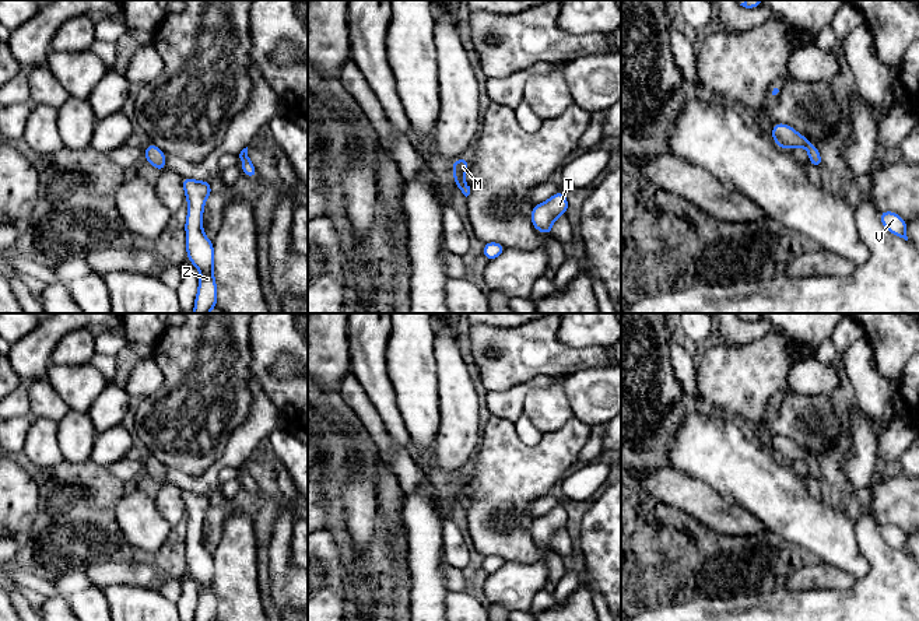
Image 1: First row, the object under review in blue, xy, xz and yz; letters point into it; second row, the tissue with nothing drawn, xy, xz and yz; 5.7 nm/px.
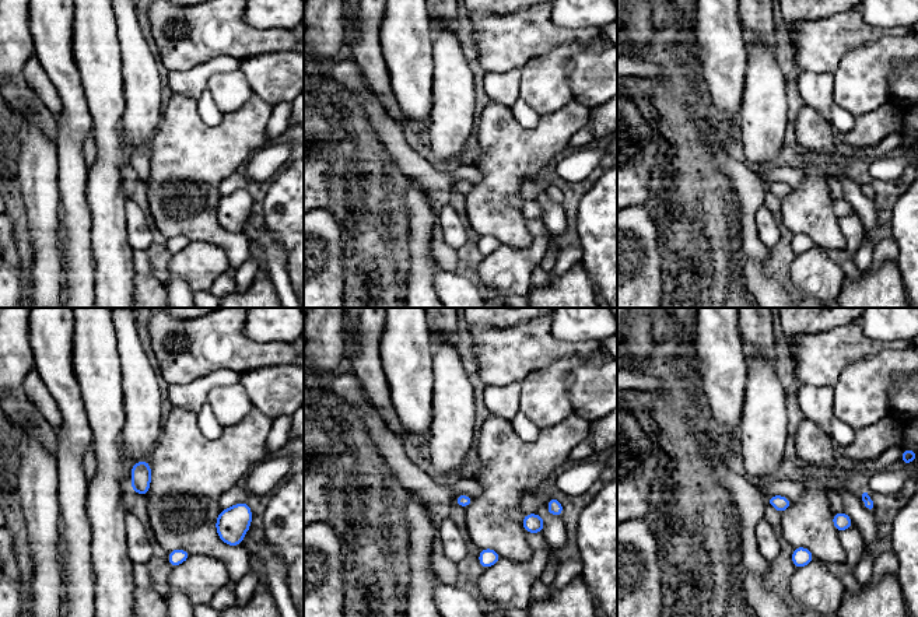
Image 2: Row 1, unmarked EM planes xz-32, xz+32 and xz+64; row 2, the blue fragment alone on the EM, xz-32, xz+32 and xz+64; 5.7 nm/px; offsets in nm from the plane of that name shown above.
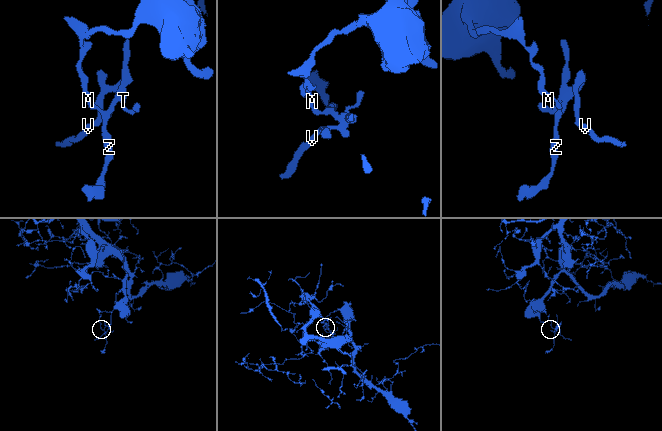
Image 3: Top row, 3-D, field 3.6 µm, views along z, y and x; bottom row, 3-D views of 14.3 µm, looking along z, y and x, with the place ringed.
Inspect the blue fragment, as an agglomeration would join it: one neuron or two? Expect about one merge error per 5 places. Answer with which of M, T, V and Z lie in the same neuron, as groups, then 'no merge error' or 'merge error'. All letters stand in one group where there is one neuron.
M T V Z | no merge error

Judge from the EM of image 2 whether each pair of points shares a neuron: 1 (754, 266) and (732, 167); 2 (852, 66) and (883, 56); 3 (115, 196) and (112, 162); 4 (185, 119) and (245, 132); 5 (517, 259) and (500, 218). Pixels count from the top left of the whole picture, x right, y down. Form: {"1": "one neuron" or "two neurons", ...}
{"1": "two neurons", "2": "one neuron", "3": "one neuron", "4": "one neuron", "5": "two neurons"}

